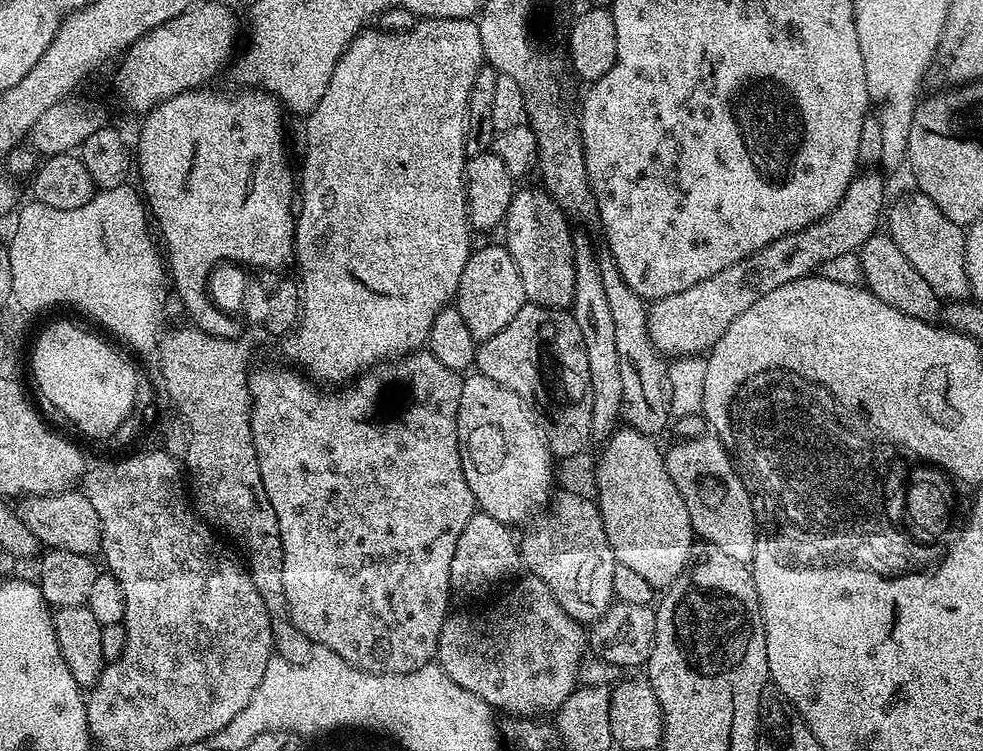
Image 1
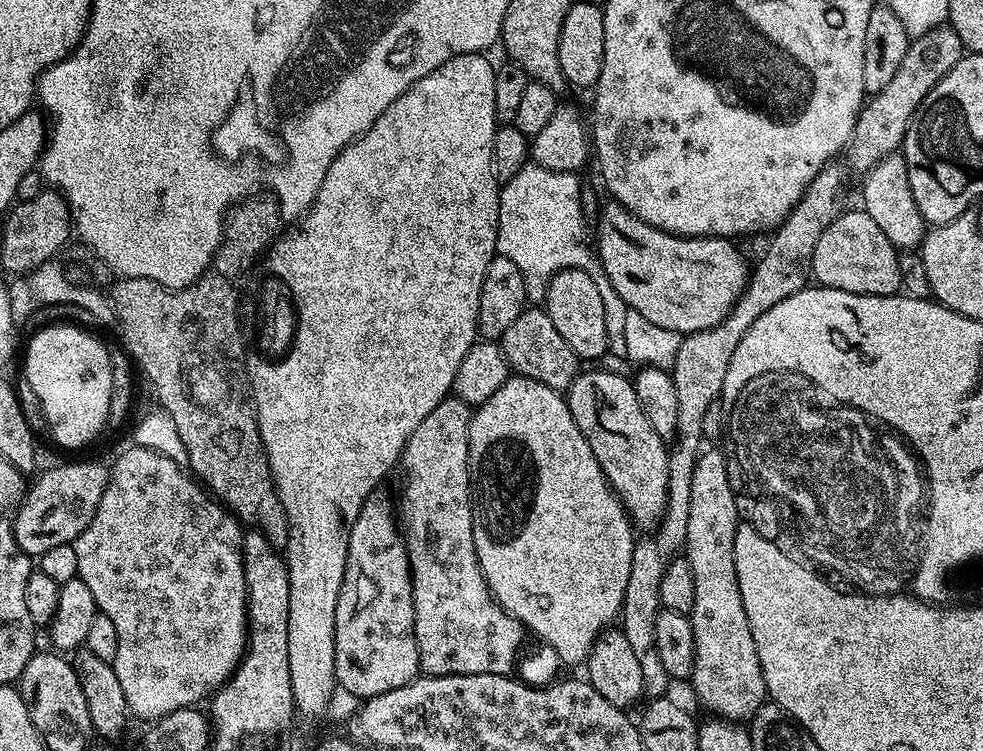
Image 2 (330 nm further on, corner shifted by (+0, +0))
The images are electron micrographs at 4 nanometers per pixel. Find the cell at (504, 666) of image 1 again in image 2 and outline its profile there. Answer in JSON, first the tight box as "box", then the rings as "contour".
{"box":[400,398,526,676],"contour":[[[449,398],[438,402],[438,406],[426,414],[418,430],[414,430],[404,445],[402,469],[408,485],[404,488],[404,501],[400,508],[408,515],[406,543],[408,566],[412,570],[414,630],[420,655],[420,672],[425,676],[509,675],[521,655],[520,643],[526,637],[524,625],[492,597],[474,550],[474,496],[468,467],[468,431],[472,414],[470,405],[461,400]]]}

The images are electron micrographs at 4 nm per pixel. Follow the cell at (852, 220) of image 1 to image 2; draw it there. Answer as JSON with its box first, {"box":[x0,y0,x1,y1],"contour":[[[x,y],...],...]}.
{"box":[846,26,965,174],"contour":[[[951,26],[931,28],[925,36],[915,37],[909,43],[906,58],[902,58],[902,66],[898,66],[886,90],[871,97],[861,108],[846,149],[847,167],[852,167],[859,174],[867,174],[882,158],[893,155],[904,143],[904,135],[916,108],[965,52],[963,42]]]}

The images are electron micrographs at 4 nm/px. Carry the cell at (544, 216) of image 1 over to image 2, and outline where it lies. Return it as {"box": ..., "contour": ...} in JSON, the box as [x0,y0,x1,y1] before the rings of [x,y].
{"box":[542,268,608,361],"contour":[[[567,268],[549,282],[544,289],[542,307],[548,313],[554,330],[566,338],[581,361],[596,360],[608,348],[608,312],[604,309],[604,296],[595,284],[593,273],[580,268]]]}

